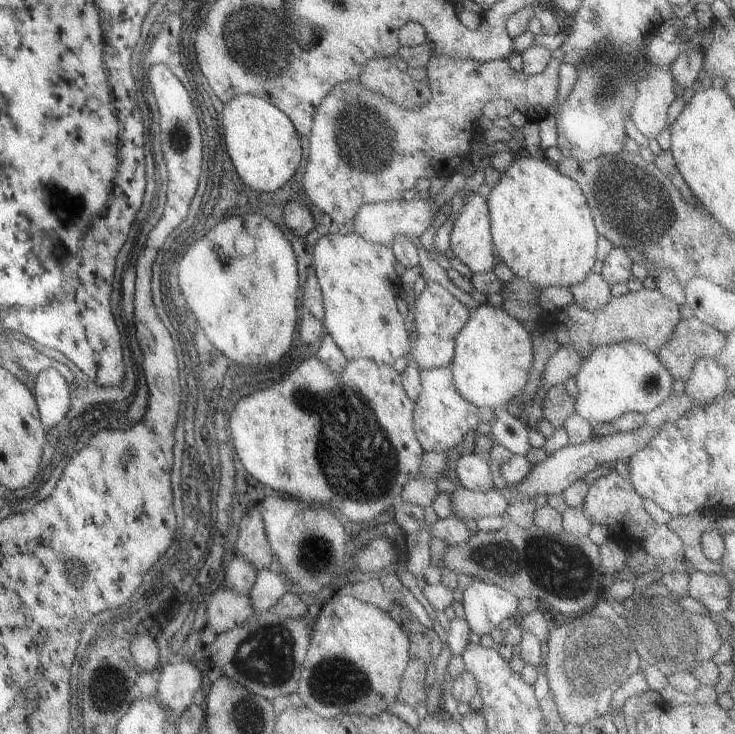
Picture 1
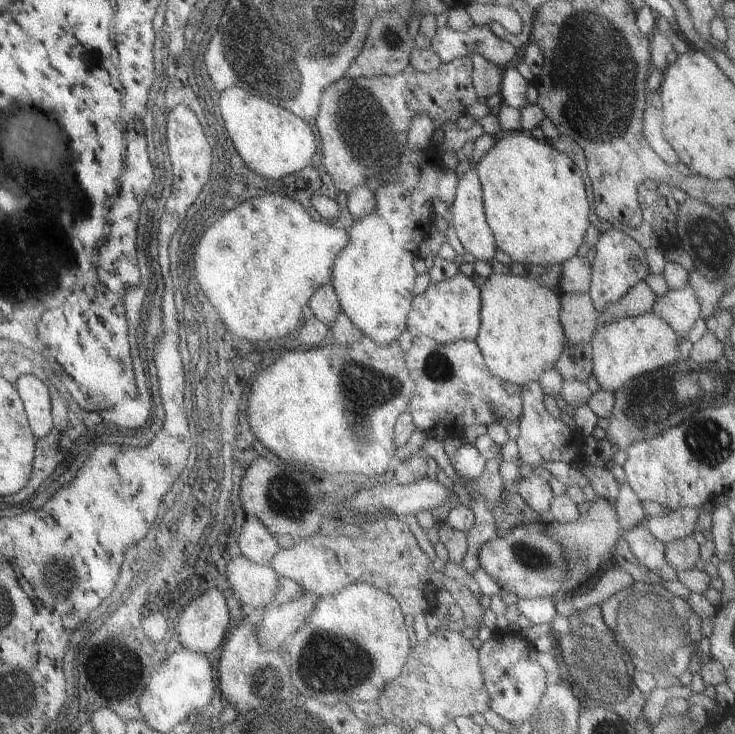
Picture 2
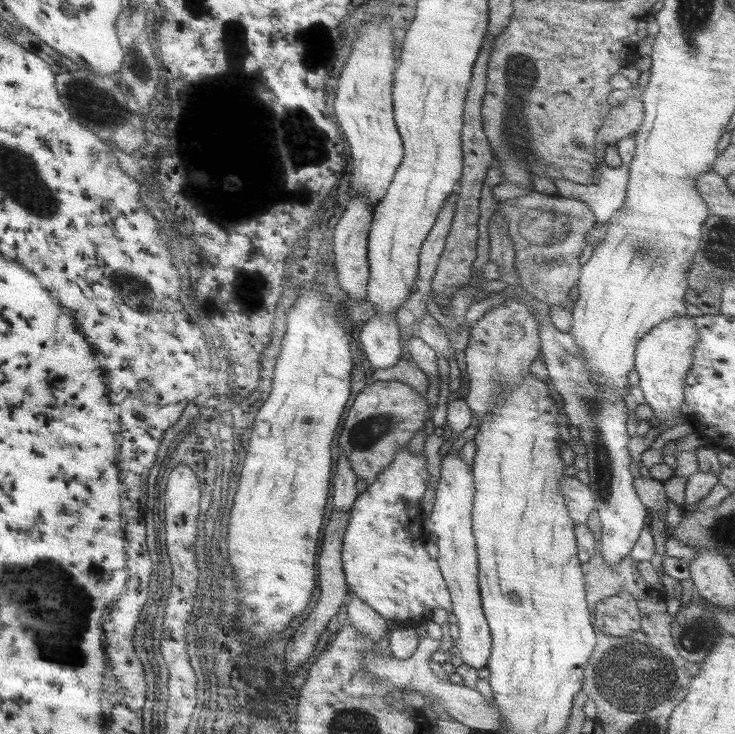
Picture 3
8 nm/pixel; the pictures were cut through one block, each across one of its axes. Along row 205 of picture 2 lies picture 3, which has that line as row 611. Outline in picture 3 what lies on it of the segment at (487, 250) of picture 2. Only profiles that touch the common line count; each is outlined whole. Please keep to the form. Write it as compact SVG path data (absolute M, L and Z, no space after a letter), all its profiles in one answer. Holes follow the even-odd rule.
M460 451L446 453L440 460L439 482L435 489L433 508L429 517L424 517L422 528L429 535L437 536L437 568L450 596L450 612L455 616L458 638L455 642L457 655L462 663L478 670L486 666L490 651L490 632L480 606L477 584L477 561L473 532L471 532L471 503L474 486L471 469L459 456Z

